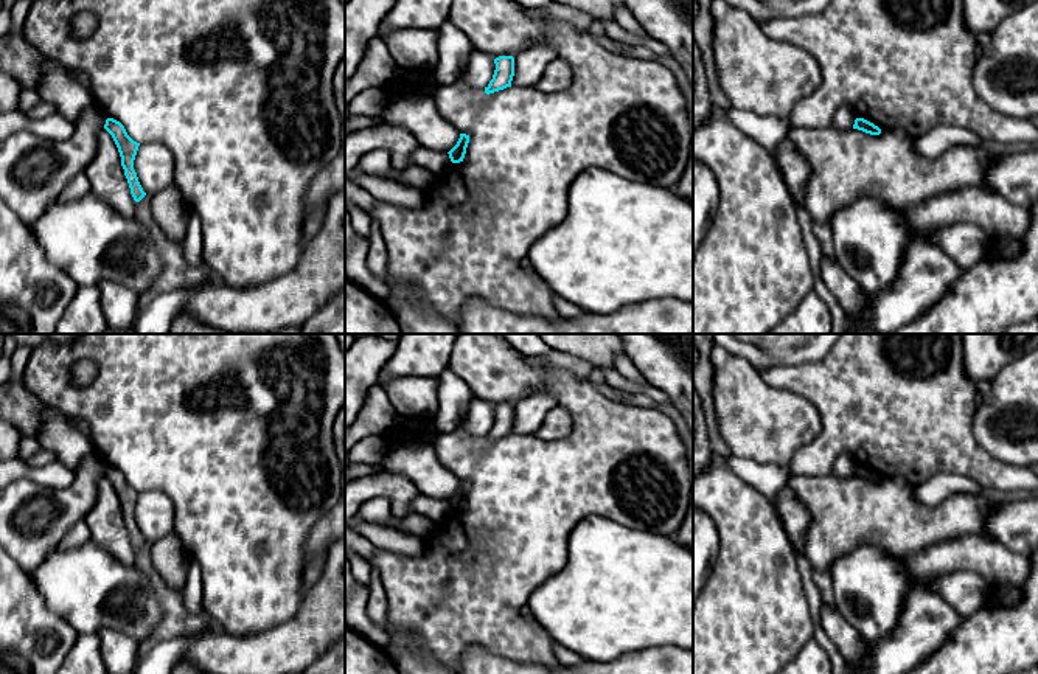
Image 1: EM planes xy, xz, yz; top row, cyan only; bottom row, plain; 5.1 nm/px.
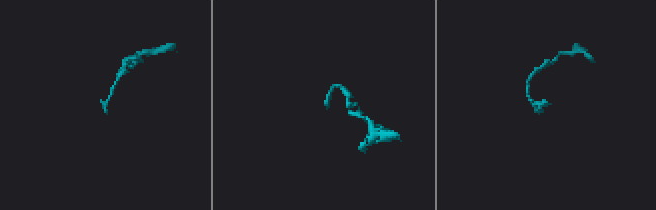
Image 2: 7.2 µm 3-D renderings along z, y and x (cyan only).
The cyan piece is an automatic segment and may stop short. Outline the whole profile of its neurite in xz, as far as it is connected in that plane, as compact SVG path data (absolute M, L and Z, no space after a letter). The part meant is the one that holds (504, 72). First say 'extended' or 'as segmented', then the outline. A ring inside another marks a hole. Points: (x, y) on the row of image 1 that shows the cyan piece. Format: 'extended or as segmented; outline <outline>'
as segmented; outline M499 56L494 59L494 64L496 64L496 70L494 70L493 79L485 87L486 95L511 87L511 81L514 76L513 56Z

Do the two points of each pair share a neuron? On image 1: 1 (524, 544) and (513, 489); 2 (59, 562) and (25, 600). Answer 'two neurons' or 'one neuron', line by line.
1: one neuron
2: two neurons

